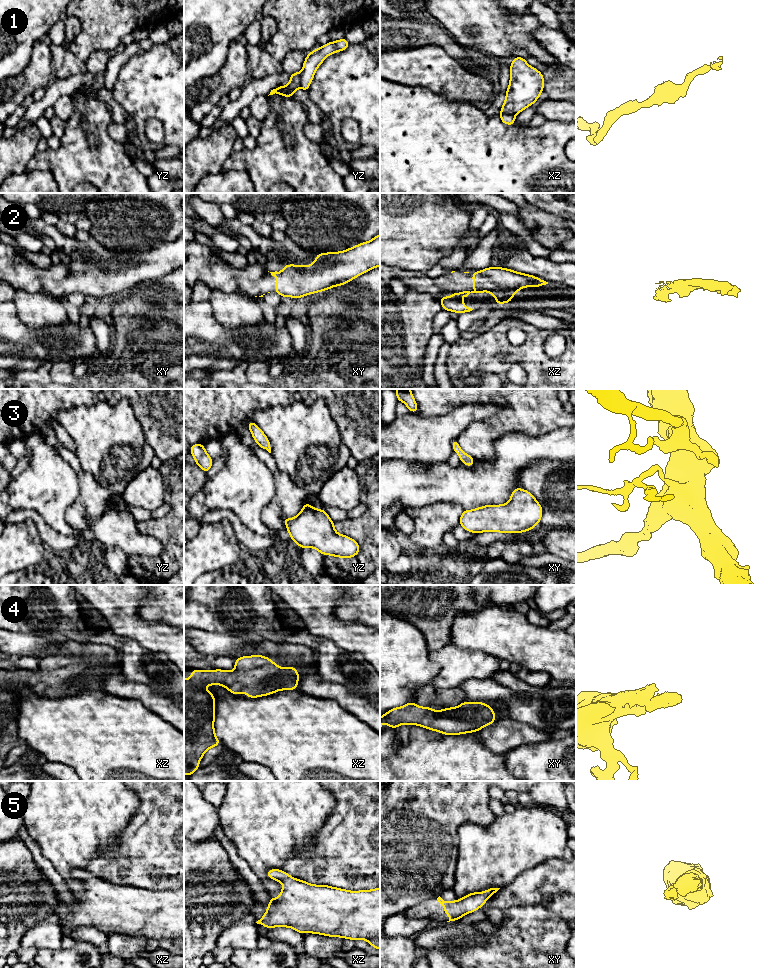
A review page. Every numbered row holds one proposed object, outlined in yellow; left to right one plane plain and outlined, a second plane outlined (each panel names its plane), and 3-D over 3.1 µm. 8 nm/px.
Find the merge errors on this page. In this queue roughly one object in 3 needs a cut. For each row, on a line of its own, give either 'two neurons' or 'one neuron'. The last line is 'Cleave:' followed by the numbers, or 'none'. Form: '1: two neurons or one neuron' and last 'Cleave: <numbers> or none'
1: one neuron
2: one neuron
3: one neuron
4: one neuron
5: one neuron
Cleave: none

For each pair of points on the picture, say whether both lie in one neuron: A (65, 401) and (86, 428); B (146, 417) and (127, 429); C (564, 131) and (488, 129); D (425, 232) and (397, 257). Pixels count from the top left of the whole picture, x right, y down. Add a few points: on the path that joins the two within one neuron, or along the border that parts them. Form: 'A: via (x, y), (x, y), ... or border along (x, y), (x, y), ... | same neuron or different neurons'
A: border along (94, 404), (61, 409), (56, 419) | different neurons
B: border along (136, 416), (142, 428), (145, 441), (148, 444) | different neurons
C: via (545, 133), (507, 137) | same neuron
D: via (418, 234), (402, 250) | same neuron

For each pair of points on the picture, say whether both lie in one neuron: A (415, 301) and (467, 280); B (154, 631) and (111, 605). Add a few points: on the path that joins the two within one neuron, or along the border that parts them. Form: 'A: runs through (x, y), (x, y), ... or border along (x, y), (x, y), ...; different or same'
A: border along (410, 289), (440, 296); different
B: runs through (143, 631), (131, 625), (122, 616); same

